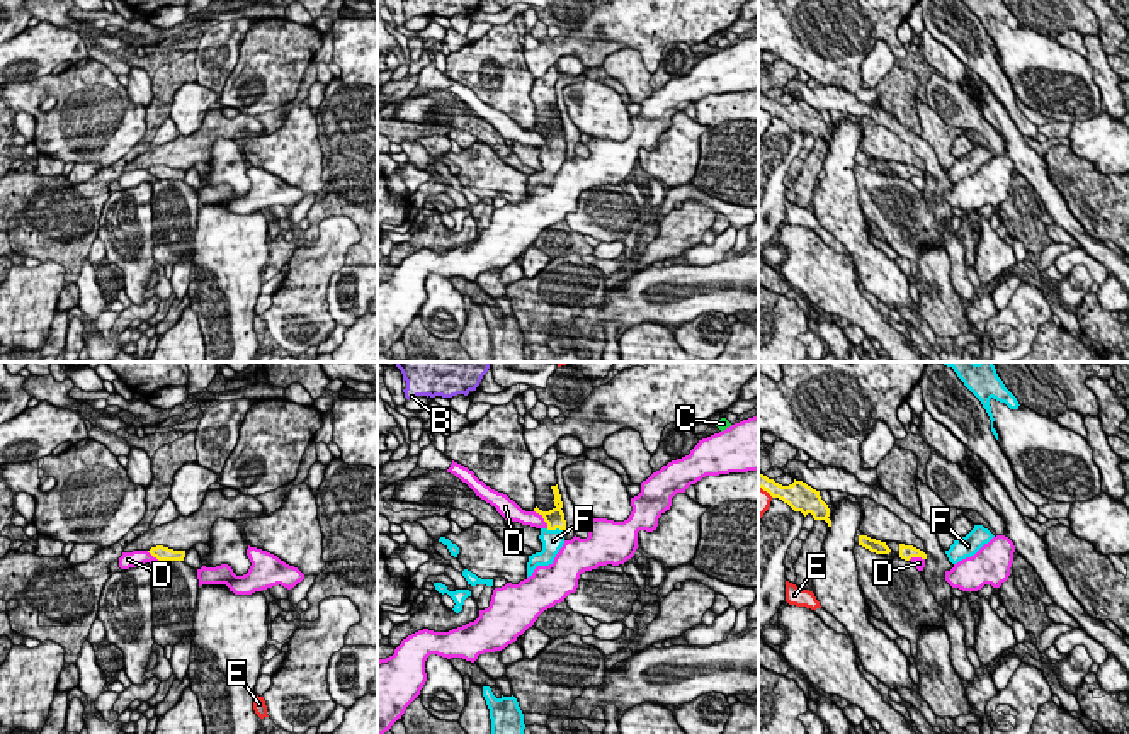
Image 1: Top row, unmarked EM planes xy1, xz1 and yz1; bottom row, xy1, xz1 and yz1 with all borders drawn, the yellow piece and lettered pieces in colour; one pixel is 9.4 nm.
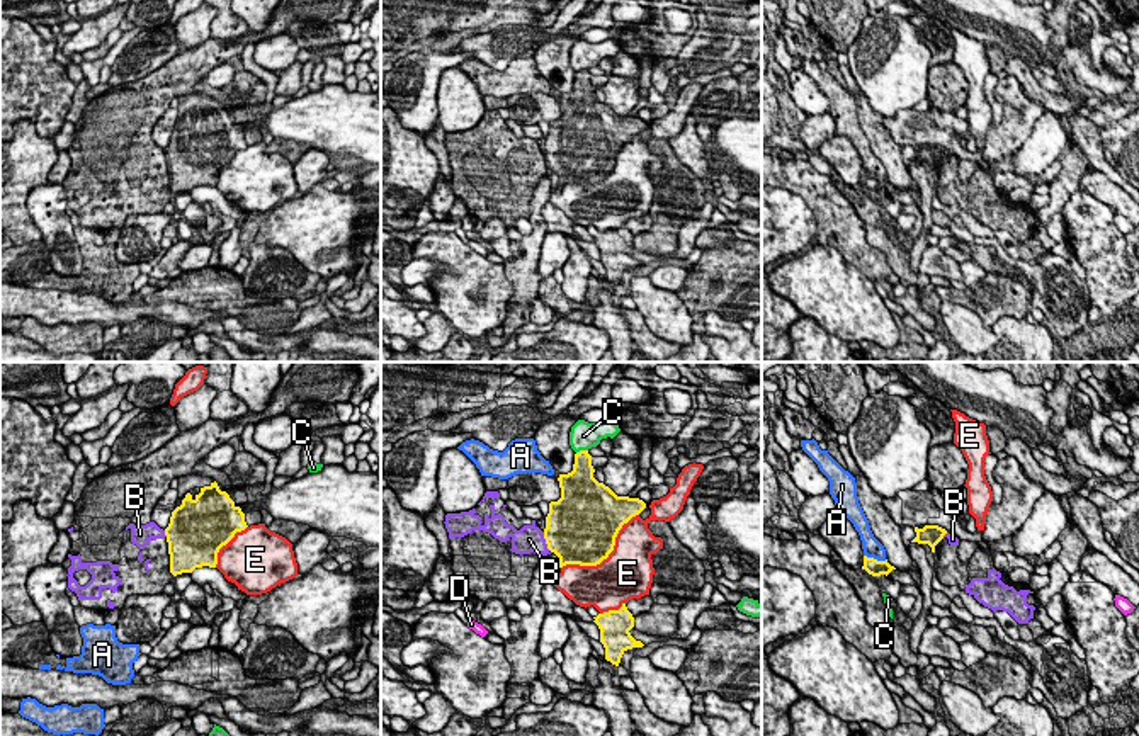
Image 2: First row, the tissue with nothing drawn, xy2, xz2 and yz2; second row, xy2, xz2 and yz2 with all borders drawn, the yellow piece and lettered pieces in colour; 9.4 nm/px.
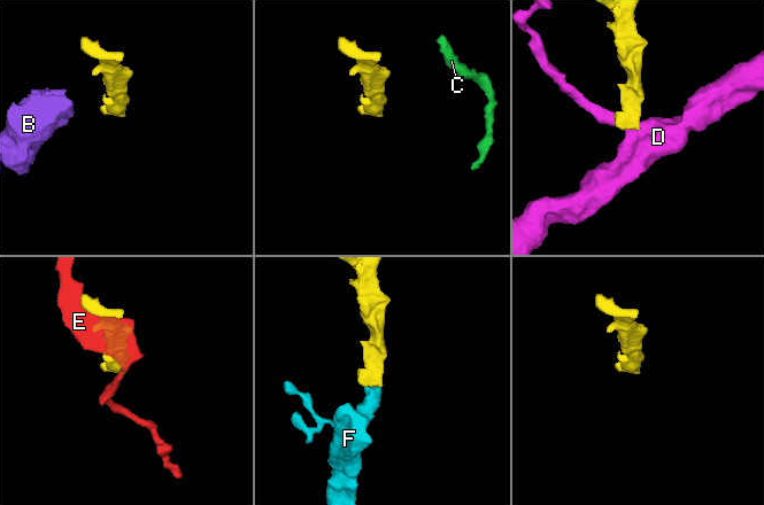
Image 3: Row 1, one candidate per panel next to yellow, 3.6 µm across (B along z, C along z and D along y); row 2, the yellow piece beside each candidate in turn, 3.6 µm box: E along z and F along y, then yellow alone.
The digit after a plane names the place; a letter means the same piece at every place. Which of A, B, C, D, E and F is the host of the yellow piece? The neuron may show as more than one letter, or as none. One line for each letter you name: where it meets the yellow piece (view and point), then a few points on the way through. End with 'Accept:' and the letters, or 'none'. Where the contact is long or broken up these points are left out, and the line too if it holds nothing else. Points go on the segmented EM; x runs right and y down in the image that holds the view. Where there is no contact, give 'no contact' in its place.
F: xz1 (555, 529) | across xz1 (555, 519), (555, 529), (553, 541)
Accept: F

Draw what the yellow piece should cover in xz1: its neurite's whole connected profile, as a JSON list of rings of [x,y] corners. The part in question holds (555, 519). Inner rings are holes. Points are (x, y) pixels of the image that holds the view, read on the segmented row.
[[[551,486],[553,494],[554,494],[554,508],[549,511],[542,511],[537,506],[534,508],[536,513],[539,513],[544,522],[547,523],[546,528],[541,528],[541,542],[542,542],[542,550],[536,552],[532,556],[529,556],[529,562],[527,562],[527,578],[532,576],[534,569],[537,566],[549,566],[553,564],[556,554],[559,552],[559,549],[564,544],[564,530],[566,530],[566,520],[564,520],[564,513],[563,513],[563,501],[561,501],[561,494],[556,486]]]

